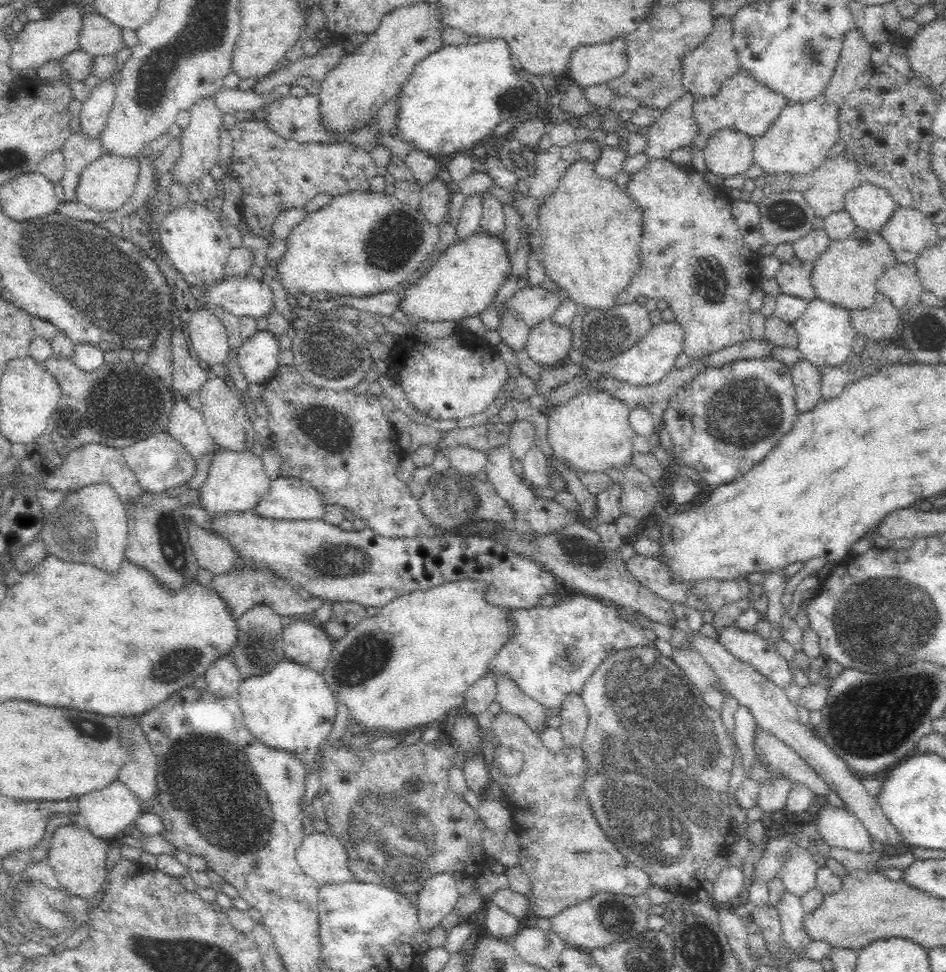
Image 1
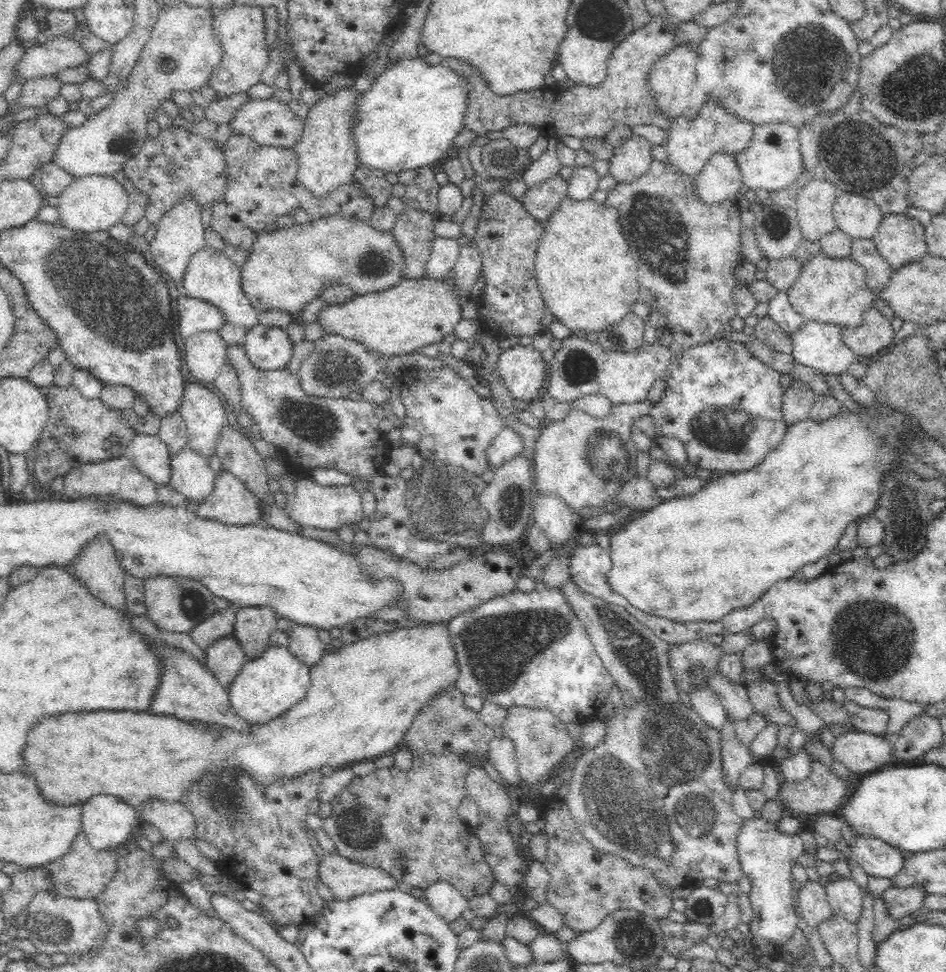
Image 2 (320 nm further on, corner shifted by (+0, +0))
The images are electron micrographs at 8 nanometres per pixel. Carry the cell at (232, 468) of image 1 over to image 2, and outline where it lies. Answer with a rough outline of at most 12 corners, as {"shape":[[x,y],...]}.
{"shape":[[227,470],[215,476],[199,518],[224,525],[261,523],[259,499]]}

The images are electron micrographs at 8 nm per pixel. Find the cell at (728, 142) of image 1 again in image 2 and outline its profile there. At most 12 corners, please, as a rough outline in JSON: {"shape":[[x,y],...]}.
{"shape":[[712,154],[695,176],[702,202],[735,200],[743,186],[735,155]]}

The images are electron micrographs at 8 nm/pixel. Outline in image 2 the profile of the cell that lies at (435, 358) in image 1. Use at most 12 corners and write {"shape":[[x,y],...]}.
{"shape":[[450,366],[407,368],[396,390],[423,460],[488,470],[505,427]]}

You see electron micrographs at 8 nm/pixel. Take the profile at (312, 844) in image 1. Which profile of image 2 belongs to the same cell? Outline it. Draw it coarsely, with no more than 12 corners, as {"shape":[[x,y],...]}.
{"shape":[[319,858],[318,877],[334,899],[397,888],[381,868],[344,858]]}

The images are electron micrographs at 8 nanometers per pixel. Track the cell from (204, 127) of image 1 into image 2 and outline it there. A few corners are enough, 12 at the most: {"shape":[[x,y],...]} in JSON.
{"shape":[[178,200],[149,245],[181,292],[194,252],[205,246],[199,203]]}

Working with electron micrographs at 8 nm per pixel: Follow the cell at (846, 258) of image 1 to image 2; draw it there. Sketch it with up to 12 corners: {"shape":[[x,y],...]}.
{"shape":[[819,252],[786,291],[807,321],[856,328],[874,291],[855,259]]}

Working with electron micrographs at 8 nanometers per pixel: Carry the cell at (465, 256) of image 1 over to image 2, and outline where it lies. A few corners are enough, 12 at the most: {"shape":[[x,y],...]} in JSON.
{"shape":[[403,278],[324,306],[323,333],[385,359],[462,320],[448,280]]}

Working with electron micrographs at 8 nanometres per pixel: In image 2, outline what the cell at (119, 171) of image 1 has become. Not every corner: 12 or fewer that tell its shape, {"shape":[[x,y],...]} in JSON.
{"shape":[[112,175],[73,181],[59,196],[59,223],[108,231],[130,195]]}

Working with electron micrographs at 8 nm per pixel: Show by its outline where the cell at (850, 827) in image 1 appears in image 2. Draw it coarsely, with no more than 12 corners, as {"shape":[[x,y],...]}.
{"shape":[[857,835],[850,861],[876,878],[894,878],[904,866],[901,849]]}

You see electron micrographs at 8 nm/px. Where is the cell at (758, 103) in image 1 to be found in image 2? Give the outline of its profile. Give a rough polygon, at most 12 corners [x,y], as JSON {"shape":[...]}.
{"shape":[[709,99],[672,117],[667,162],[695,177],[712,154],[750,146],[754,124]]}

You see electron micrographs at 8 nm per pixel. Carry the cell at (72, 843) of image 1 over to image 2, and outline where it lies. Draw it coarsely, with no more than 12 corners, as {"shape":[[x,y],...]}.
{"shape":[[80,831],[43,865],[66,898],[95,899],[117,871],[115,850]]}

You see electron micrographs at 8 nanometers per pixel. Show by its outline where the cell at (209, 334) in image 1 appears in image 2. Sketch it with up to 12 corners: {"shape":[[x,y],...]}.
{"shape":[[206,330],[184,341],[190,374],[213,383],[225,365],[227,344]]}

